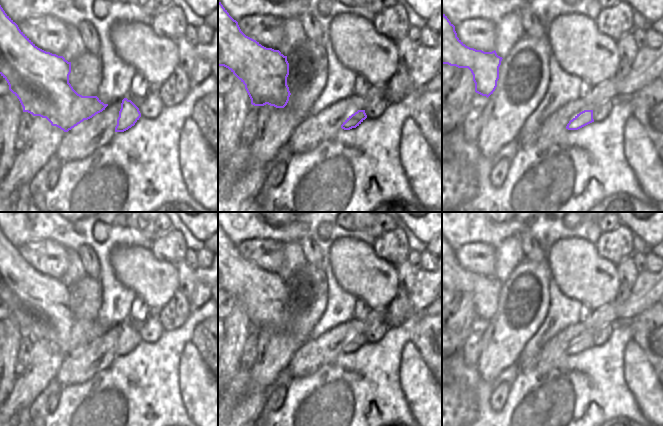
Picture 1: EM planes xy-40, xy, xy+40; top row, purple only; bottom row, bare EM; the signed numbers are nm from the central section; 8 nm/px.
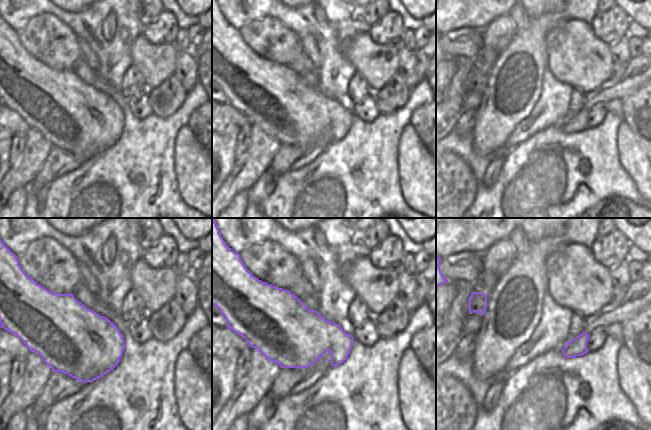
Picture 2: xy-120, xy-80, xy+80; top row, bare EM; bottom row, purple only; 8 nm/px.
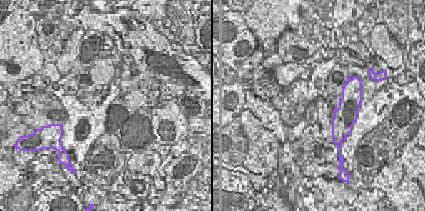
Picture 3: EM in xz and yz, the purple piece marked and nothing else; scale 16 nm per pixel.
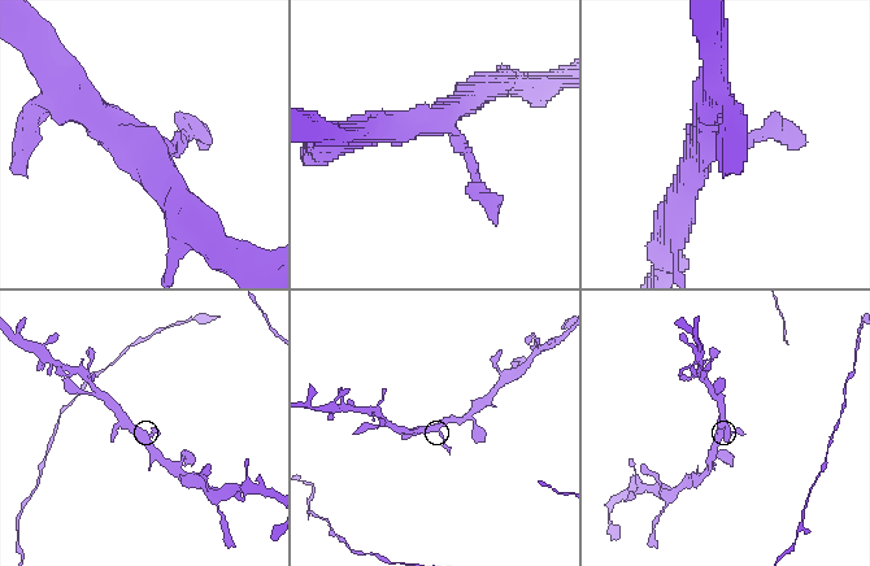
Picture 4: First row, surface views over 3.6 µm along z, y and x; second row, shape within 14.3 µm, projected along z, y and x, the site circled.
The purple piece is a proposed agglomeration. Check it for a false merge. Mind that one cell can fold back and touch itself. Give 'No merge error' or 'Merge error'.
No merge error.

